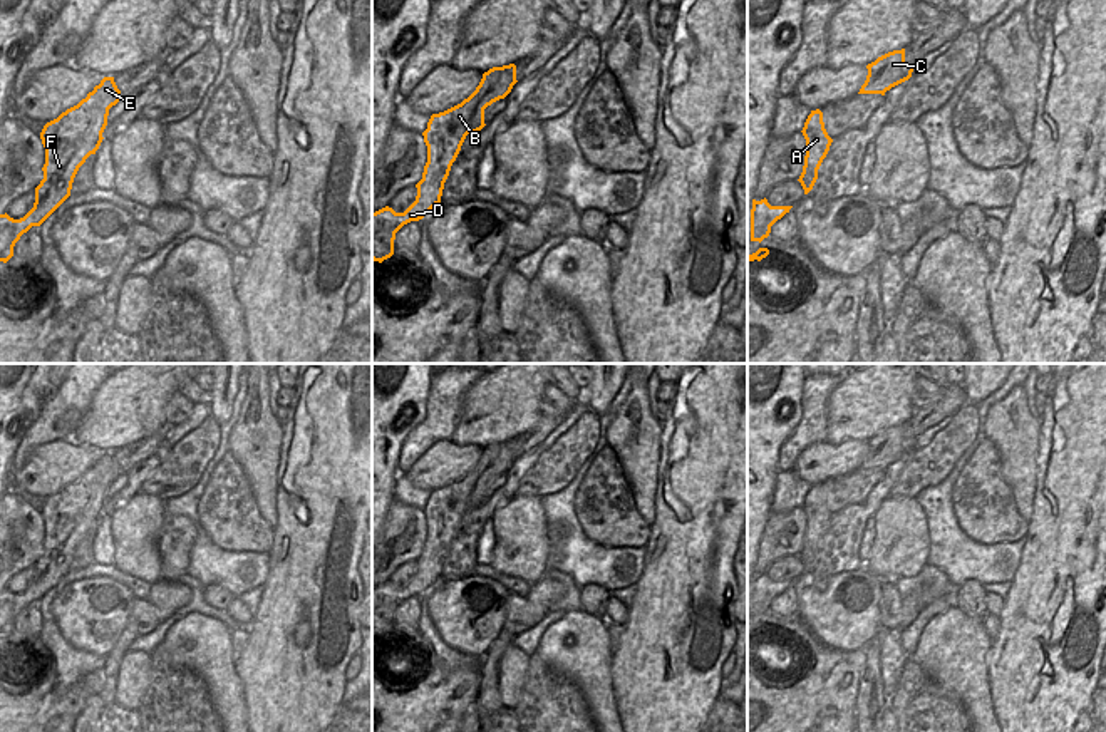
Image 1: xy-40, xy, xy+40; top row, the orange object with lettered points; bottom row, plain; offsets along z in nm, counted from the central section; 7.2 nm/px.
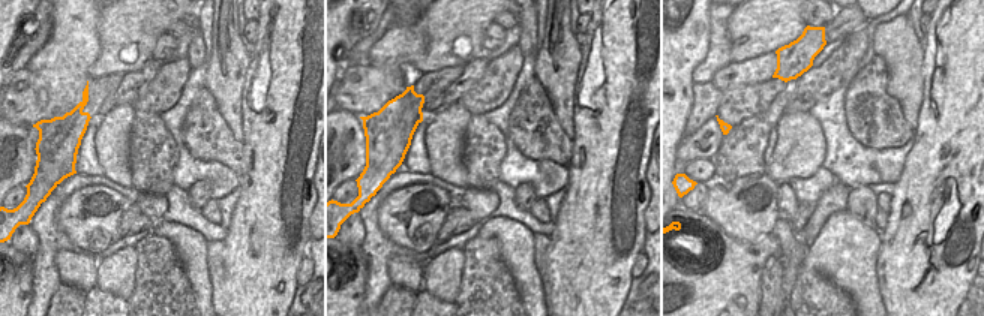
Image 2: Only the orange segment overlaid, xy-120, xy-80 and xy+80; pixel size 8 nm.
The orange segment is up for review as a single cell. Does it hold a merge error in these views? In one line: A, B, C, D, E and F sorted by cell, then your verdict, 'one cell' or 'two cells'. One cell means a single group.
A B C D E F | one cell

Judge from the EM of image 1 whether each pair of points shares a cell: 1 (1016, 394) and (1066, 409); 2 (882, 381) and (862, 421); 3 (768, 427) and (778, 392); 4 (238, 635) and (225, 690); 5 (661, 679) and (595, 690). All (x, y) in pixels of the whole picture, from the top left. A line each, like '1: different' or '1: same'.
1: different
2: same
3: same
4: different
5: different

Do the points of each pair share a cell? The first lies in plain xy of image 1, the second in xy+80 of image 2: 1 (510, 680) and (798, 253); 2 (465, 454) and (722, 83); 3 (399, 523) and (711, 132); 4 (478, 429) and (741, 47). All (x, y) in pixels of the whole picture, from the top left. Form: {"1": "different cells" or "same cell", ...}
{"1": "different cells", "2": "same cell", "3": "same cell", "4": "same cell"}

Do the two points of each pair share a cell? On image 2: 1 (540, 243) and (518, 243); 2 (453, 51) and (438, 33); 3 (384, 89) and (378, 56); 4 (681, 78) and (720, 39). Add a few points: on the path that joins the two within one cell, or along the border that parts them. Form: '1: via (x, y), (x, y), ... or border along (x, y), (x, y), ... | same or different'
1: border along (533, 235), (533, 259), (542, 277) | different
2: via (452, 47), (443, 38) | same
3: border along (369, 63), (381, 69), (399, 69), (402, 72) | different
4: border along (707, 17), (708, 50), (693, 71), (693, 83) | different

